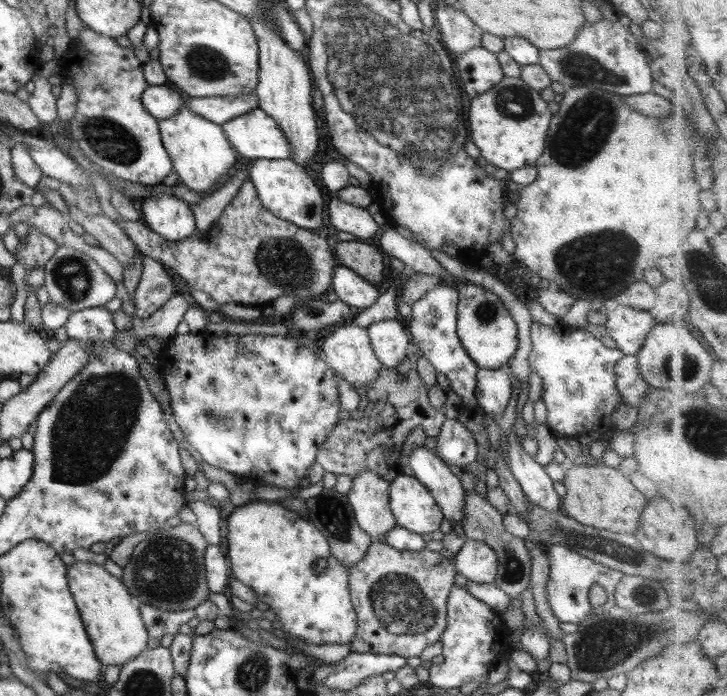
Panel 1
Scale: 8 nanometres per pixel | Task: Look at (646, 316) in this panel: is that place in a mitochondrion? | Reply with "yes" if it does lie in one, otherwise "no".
no

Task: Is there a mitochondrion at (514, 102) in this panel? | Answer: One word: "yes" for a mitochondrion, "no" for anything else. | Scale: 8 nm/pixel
yes

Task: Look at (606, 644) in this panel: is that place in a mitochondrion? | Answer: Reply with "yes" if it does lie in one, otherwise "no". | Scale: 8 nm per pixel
yes

